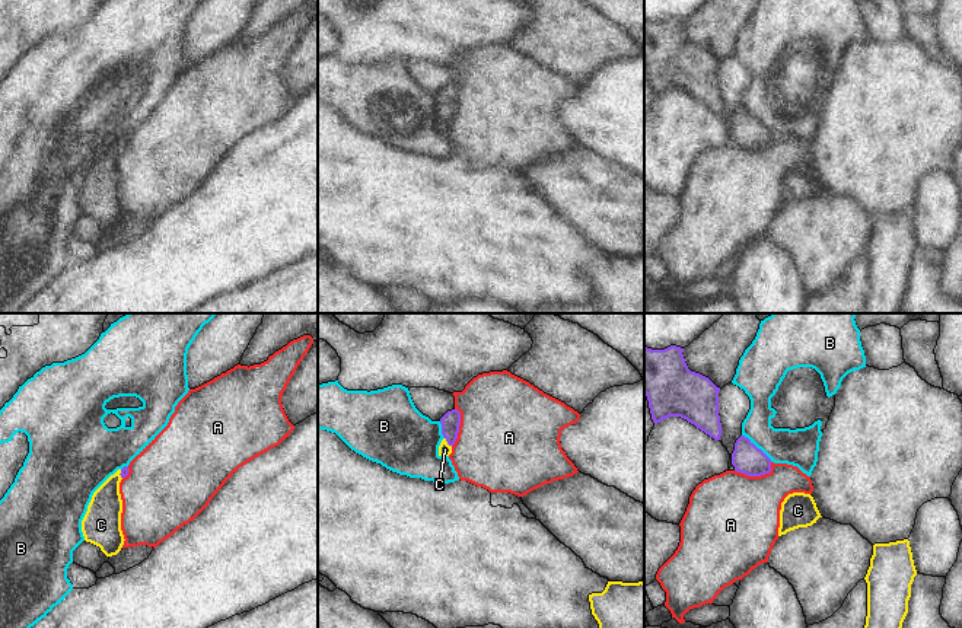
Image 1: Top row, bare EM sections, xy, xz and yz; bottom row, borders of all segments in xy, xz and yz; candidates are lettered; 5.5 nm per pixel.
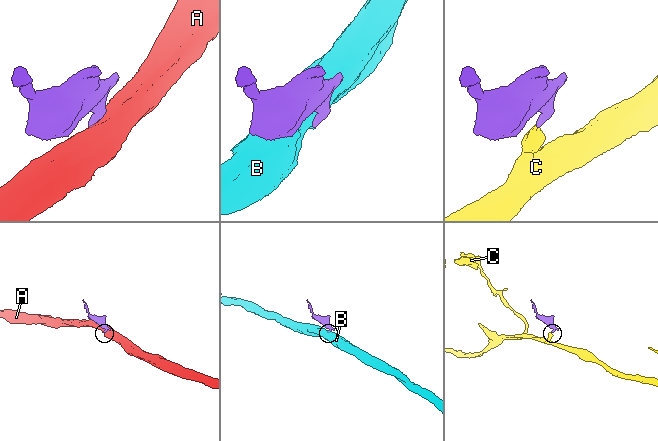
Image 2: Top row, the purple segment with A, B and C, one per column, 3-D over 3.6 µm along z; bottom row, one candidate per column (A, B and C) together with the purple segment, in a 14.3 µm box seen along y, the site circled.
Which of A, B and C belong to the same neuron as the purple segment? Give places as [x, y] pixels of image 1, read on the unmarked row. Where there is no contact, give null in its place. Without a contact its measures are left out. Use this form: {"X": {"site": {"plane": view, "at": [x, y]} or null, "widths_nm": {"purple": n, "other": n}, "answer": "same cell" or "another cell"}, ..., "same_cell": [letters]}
{"A": {"site": {"plane": "yz", "at": [757, 149]}, "widths_nm": {"purple": 170, "other": 460}, "answer": "another cell"}, "B": {"site": {"plane": "yz", "at": [755, 120]}, "widths_nm": {"purple": 170, "other": 200}, "answer": "another cell"}, "C": {"site": {"plane": "xz", "at": [446, 114]}, "widths_nm": {"purple": 110, "other": 70}, "answer": "same cell"}, "same_cell": ["C"]}

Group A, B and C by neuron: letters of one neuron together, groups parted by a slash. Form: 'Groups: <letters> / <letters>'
Groups: A / B / C

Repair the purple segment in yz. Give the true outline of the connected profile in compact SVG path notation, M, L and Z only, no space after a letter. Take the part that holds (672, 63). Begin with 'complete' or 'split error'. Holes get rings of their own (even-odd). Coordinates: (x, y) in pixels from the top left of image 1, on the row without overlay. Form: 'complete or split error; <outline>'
complete; M644 20L644 68L654 98L669 90L681 90L697 102L720 114L719 66L708 51L691 45L684 22L665 23Z

